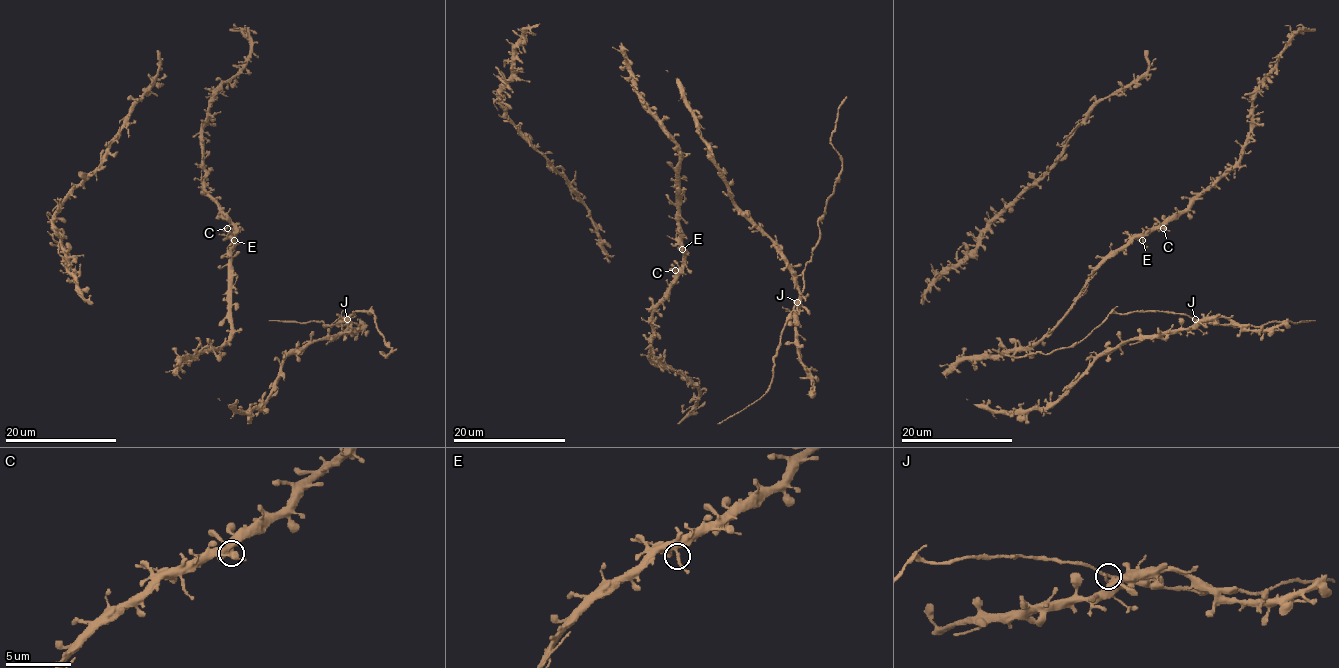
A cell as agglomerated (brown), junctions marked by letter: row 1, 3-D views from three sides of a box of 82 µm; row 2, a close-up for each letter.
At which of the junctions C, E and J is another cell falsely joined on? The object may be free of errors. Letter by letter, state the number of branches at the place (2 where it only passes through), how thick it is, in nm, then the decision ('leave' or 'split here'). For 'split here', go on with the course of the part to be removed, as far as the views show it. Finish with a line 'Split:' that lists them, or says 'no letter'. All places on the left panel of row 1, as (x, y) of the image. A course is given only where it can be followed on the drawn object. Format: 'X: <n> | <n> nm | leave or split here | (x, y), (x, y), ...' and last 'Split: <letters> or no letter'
C: 3 | 240 nm | leave
E: 3 | 280 nm | leave
J: 3 | 240 nm | split here | (347, 320), (355, 311), (370, 313), (376, 329), (391, 347), (386, 354), (382, 353), (386, 357), (397, 349)
Split: J

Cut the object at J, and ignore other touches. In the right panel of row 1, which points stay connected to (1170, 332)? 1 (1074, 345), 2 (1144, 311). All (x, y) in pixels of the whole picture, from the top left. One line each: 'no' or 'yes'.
1: no
2: no

